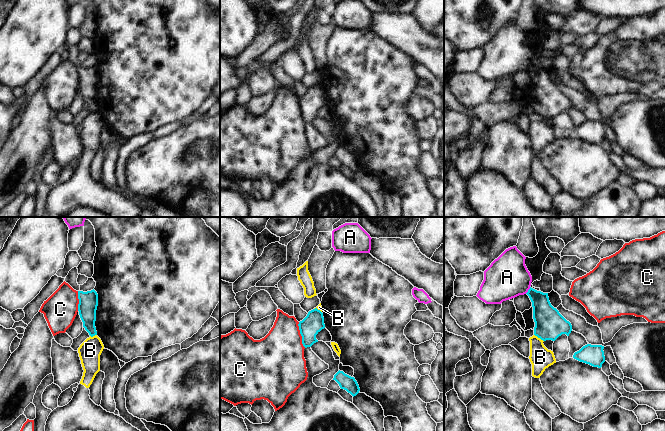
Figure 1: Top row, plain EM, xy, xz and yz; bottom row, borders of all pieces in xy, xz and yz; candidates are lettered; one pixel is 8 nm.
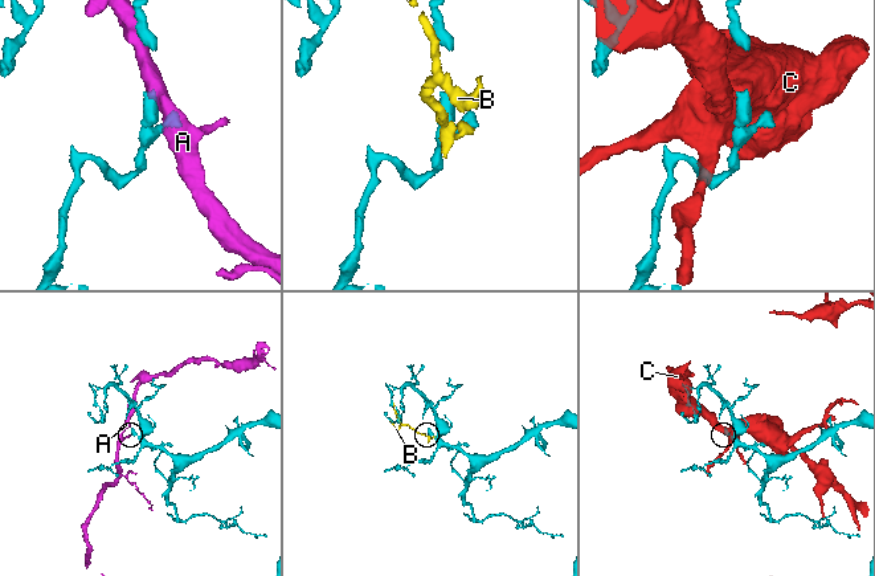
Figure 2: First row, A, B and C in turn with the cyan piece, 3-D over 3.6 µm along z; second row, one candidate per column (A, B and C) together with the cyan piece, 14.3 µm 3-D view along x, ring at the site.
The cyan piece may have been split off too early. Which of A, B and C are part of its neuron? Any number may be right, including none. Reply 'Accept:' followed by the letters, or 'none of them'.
Accept: none of them.

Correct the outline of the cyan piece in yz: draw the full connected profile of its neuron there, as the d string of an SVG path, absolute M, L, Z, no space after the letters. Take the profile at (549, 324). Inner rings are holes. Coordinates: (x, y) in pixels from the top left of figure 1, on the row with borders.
M530 287L526 294L532 302L535 336L543 341L555 341L562 334L569 336L572 325L551 305L548 293Z

